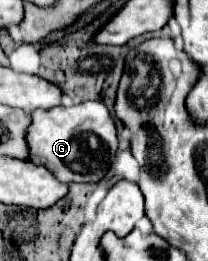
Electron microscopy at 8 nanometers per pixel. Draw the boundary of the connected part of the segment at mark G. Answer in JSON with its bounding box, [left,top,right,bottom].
[25,101,117,183]

